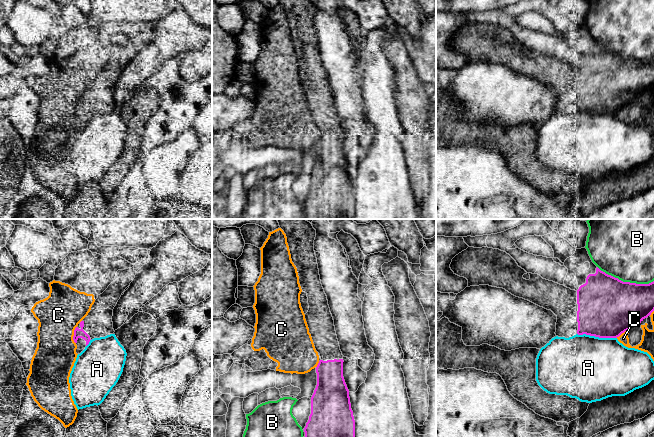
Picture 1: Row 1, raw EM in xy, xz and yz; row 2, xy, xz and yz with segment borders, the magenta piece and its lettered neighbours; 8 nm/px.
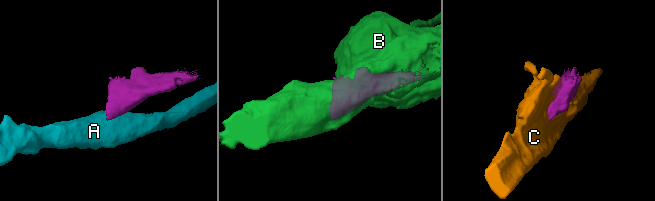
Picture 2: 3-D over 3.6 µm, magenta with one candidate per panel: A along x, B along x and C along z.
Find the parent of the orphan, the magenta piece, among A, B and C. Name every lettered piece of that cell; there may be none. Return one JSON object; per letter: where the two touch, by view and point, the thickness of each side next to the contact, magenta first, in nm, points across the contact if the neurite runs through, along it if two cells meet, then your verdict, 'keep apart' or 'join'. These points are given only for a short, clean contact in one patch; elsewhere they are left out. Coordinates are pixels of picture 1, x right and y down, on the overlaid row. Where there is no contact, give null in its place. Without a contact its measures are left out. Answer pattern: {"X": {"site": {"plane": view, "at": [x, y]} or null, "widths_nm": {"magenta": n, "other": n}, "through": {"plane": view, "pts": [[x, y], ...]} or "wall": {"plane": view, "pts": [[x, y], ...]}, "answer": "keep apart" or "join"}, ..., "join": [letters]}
{"A": {"site": {"plane": "yz", "at": [597, 336]}, "widths_nm": {"magenta": 480, "other": 480}, "answer": "keep apart"}, "B": {"site": {"plane": "yz", "at": [625, 282]}, "widths_nm": {"magenta": 480, "other": 460}, "answer": "keep apart"}, "C": {"site": {"plane": "xy", "at": [74, 335]}, "widths_nm": {"magenta": 80, "other": 340}, "answer": "keep apart"}, "join": []}

